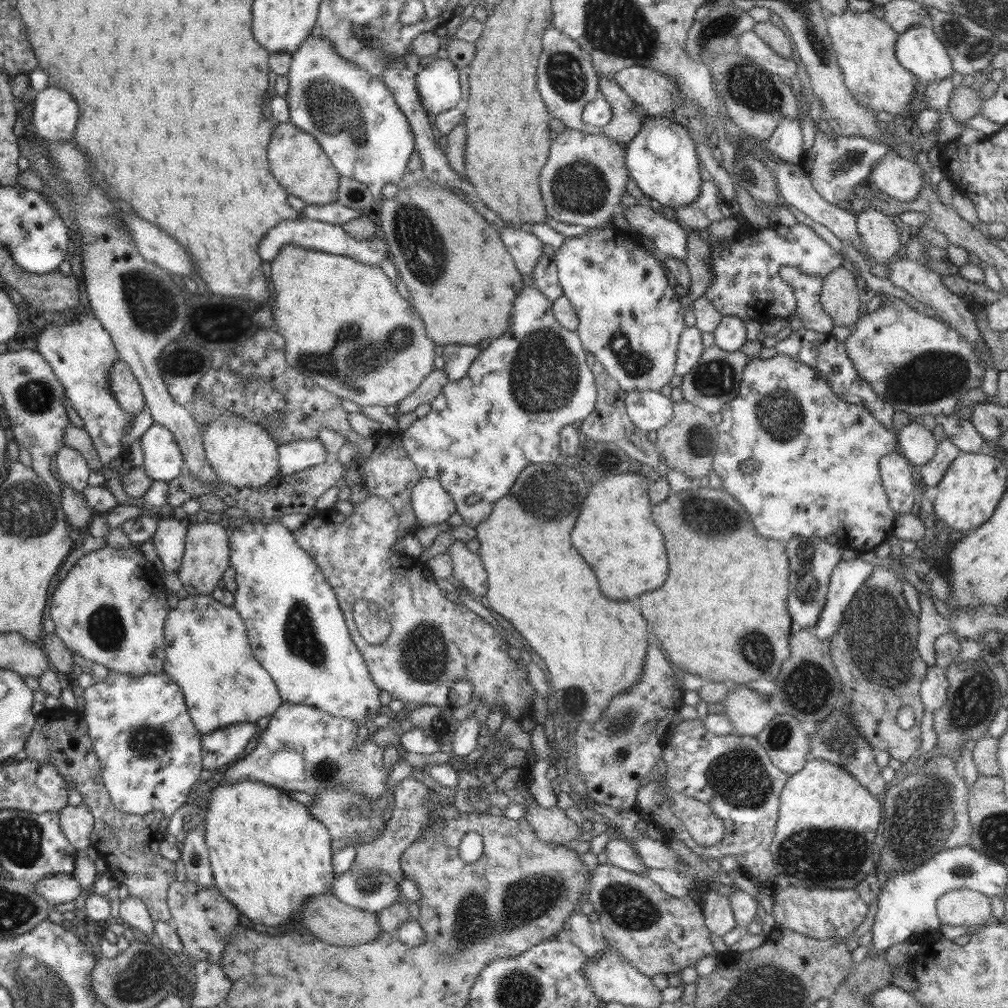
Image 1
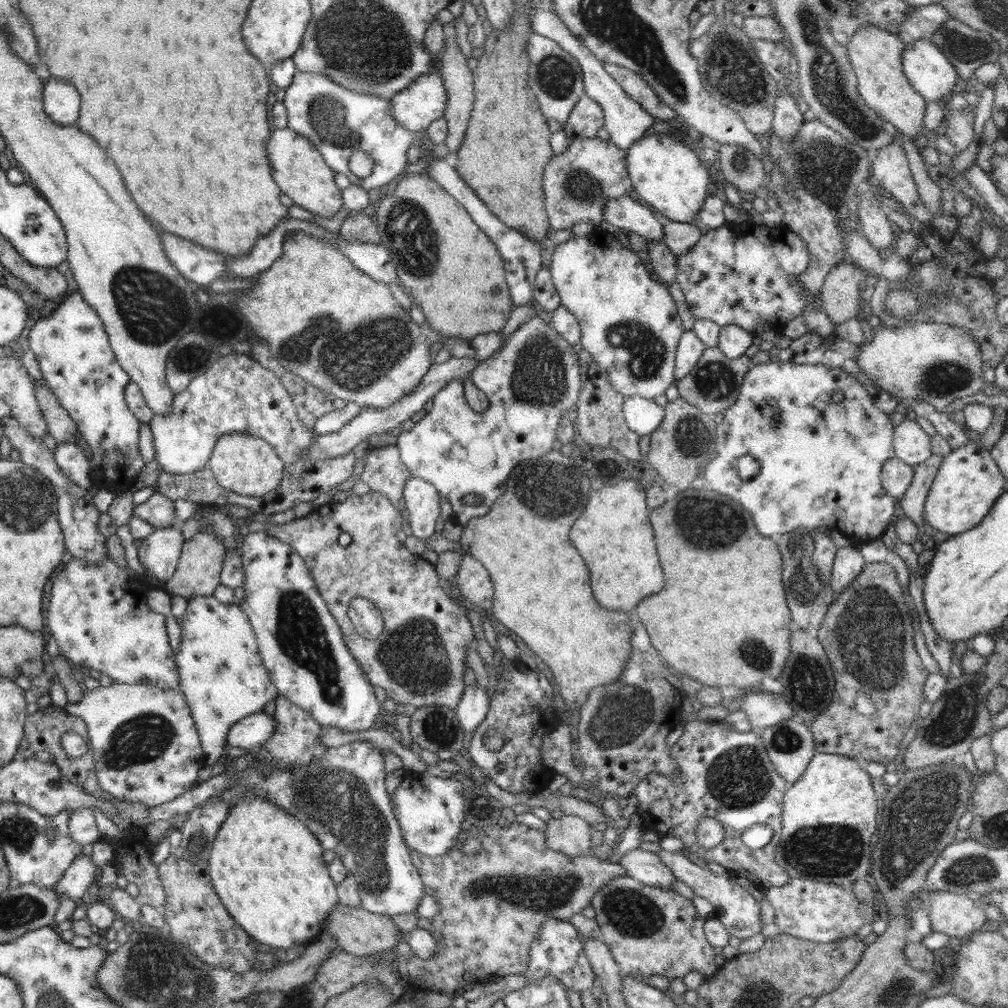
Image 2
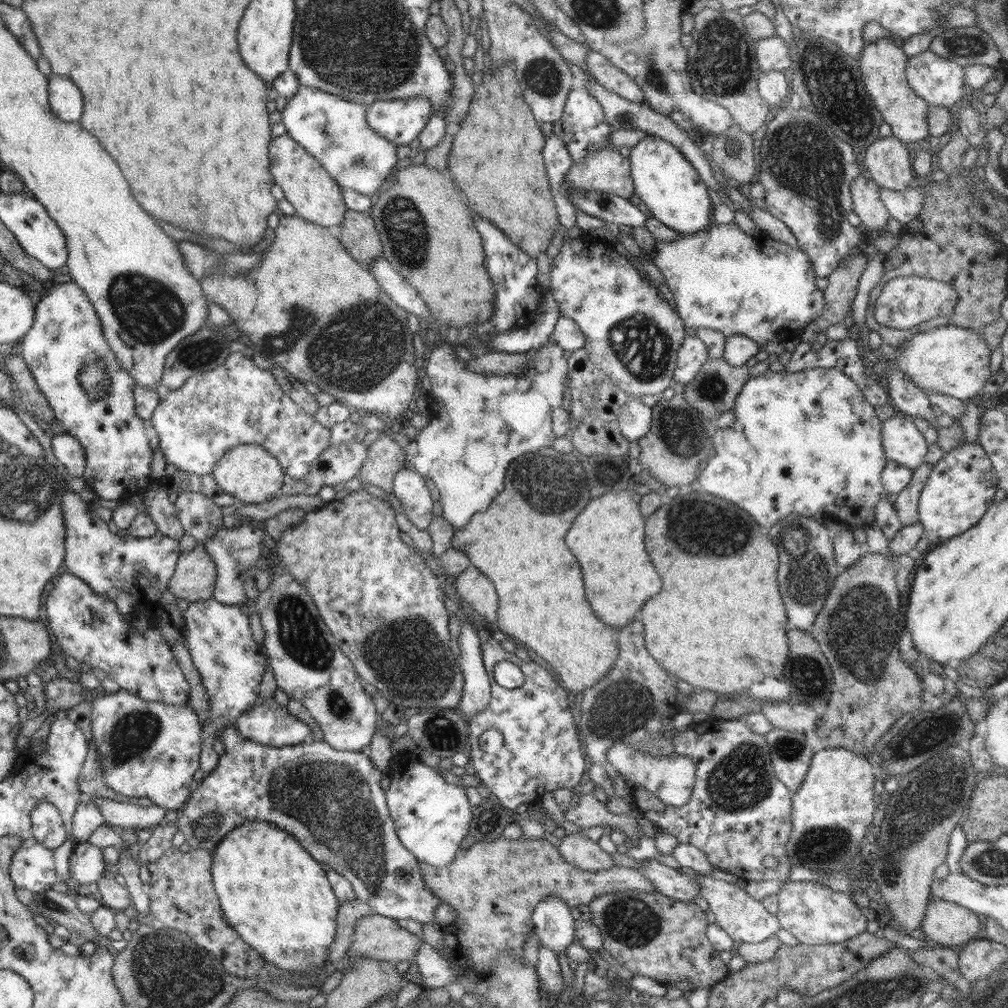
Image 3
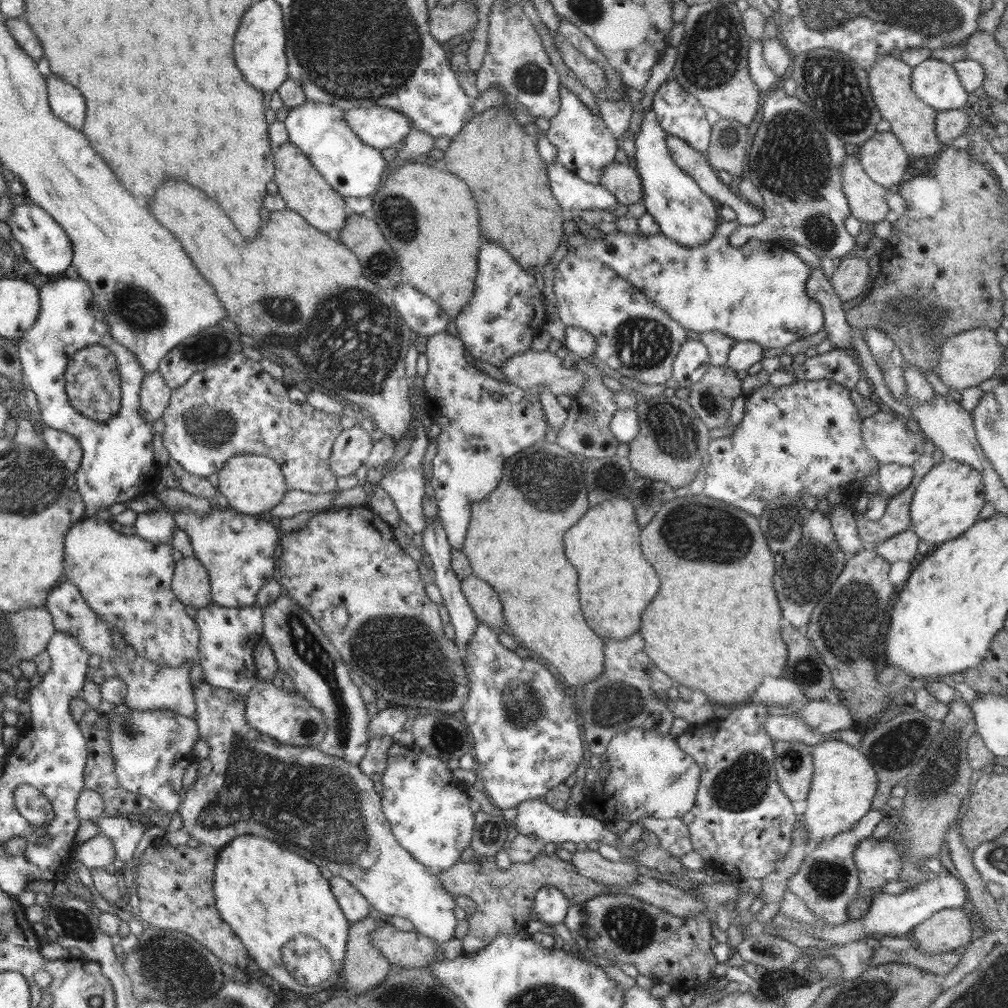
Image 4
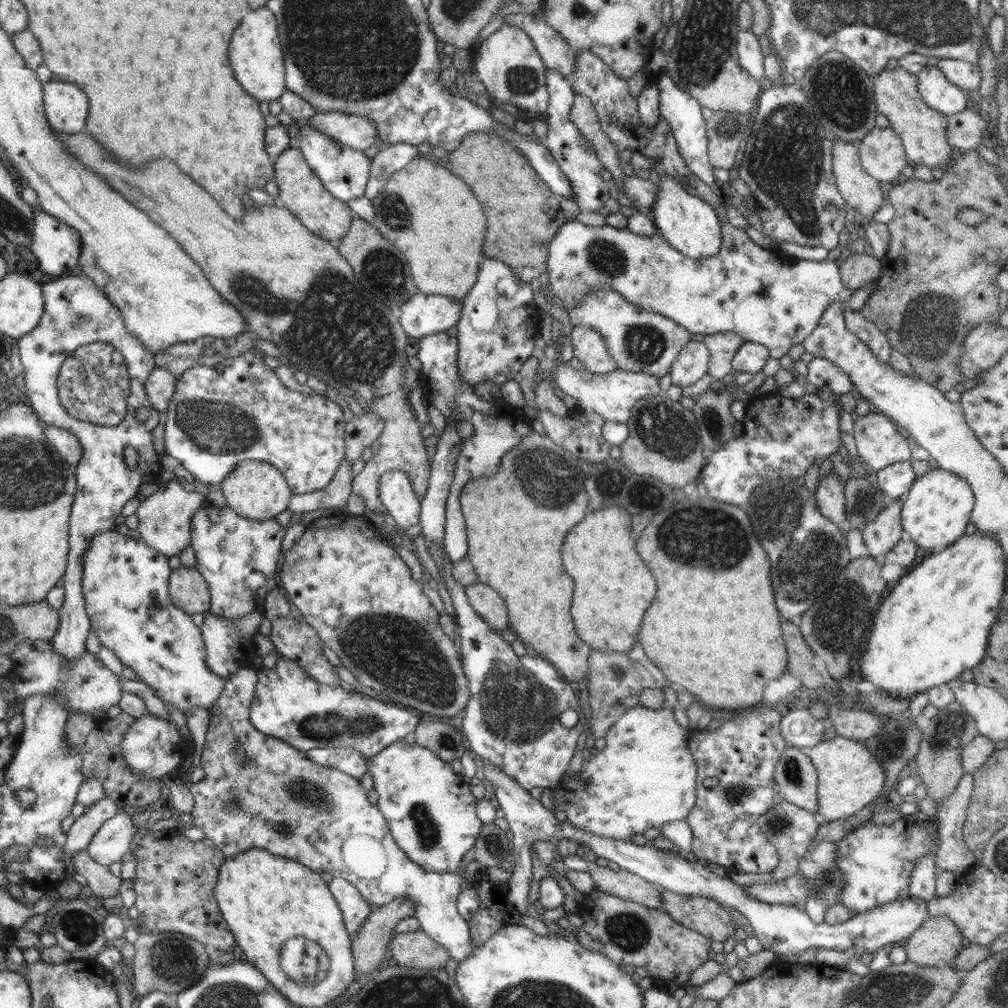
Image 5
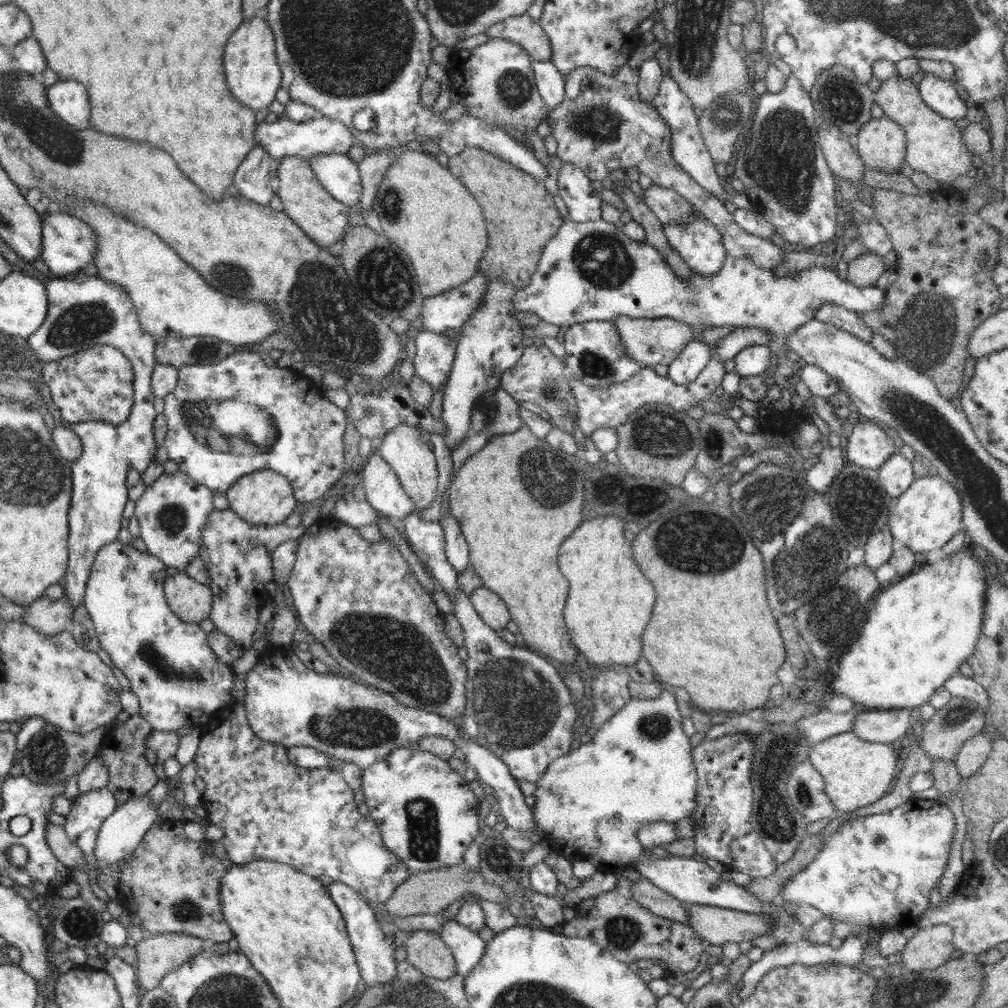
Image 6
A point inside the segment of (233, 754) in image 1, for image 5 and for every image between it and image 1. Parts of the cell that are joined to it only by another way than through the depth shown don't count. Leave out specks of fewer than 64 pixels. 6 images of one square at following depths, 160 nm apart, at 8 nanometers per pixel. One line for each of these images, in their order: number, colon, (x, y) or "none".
2: (249, 733)
3: (266, 722)
4: (289, 718)
5: (288, 704)

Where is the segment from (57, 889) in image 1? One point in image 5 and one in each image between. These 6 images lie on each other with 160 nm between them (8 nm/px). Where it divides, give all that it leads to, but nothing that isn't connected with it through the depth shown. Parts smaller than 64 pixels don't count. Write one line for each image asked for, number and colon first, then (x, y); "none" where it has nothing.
2: (81, 873)
3: (86, 865)
4: (100, 851)
5: (110, 844)

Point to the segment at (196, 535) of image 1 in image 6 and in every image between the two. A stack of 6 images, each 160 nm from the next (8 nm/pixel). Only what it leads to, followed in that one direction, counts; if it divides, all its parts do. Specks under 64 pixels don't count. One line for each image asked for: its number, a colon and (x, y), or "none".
2: (197, 573)
3: (194, 578)
4: (190, 583)
5: (188, 591)
6: (190, 600)

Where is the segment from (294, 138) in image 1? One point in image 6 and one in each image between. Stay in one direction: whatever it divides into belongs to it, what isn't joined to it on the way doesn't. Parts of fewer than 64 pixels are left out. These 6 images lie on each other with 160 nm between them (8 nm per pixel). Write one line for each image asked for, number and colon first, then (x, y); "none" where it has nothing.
2: (298, 169)
3: (307, 186)
4: (302, 188)
5: (301, 192)
6: (324, 220)

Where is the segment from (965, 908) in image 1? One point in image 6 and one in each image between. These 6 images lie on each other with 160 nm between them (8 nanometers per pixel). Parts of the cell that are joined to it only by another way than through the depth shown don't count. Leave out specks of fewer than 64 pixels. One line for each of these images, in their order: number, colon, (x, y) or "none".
2: (952, 913)
3: (945, 924)
4: (947, 929)
5: (937, 941)
6: (932, 946)

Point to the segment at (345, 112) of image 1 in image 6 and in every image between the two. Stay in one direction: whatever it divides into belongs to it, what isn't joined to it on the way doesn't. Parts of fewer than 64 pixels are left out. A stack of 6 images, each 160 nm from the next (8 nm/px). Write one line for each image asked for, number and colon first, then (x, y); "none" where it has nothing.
2: (338, 122)
3: (333, 130)
4: (352, 168)
5: (344, 172)
6: (338, 174)

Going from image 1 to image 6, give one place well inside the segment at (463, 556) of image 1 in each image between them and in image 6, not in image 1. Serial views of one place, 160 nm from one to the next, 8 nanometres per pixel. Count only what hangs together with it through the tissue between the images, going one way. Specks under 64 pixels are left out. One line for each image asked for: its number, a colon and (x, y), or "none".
2: (473, 580)
3: (472, 586)
4: (483, 599)
5: (488, 604)
6: (491, 608)

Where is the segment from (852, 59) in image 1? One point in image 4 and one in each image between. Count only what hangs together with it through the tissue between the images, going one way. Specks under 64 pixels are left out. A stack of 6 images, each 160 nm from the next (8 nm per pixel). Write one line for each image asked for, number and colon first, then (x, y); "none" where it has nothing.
2: (876, 54)
3: (883, 63)
4: (912, 121)

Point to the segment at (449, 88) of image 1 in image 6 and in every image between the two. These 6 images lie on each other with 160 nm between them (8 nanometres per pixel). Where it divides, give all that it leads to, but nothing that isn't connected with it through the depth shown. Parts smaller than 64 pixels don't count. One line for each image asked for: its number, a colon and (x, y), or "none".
2: (423, 101)
3: (400, 122)
4: (379, 127)
5: (354, 131)
6: (285, 137)

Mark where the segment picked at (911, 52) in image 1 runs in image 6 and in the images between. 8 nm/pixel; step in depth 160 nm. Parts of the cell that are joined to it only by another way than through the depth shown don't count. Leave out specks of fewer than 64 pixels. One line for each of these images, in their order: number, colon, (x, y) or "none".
2: (931, 74)
3: (939, 81)
4: (935, 82)
5: (936, 90)
6: (945, 99)

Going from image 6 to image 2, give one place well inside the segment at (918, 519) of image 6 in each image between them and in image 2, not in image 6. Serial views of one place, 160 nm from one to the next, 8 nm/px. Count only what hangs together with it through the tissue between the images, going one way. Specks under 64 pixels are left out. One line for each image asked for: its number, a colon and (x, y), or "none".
2: (968, 482)
3: (960, 488)
4: (947, 500)
5: (937, 509)

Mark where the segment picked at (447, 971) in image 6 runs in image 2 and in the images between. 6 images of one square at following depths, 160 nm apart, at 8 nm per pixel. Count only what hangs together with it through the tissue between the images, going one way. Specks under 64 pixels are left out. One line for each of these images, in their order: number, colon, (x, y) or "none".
2: (359, 932)
3: (374, 936)
4: (409, 949)
5: (416, 949)

